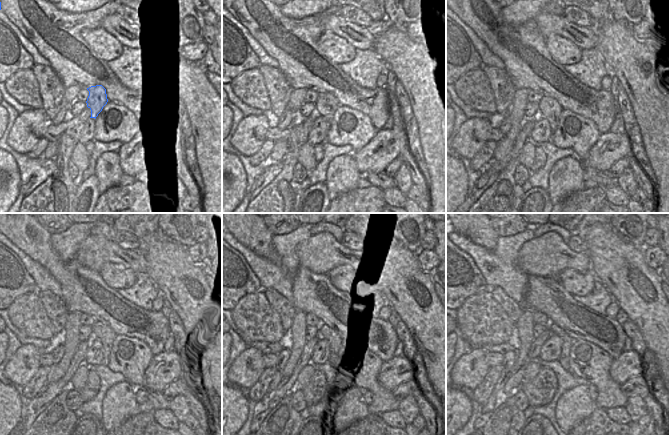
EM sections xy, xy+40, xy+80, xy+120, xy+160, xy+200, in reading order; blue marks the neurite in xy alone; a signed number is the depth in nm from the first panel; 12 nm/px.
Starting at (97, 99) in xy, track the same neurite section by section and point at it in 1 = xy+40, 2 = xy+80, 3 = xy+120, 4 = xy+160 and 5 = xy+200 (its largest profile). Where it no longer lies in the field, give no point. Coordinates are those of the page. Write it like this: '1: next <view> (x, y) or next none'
1: next xy+40 (326, 104)
2: next xy+80 (549, 108)
3: next xy+120 (102, 332)
4: next xy+160 (335, 340)
5: next xy+200 (567, 341)

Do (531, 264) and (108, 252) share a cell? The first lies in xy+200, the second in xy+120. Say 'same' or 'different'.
same

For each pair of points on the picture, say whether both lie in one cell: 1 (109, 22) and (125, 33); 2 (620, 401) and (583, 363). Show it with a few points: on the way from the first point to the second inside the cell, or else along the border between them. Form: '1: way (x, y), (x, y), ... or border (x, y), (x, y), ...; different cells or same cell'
1: way (113, 24), (121, 30); same cell
2: way (611, 392), (592, 372); same cell

